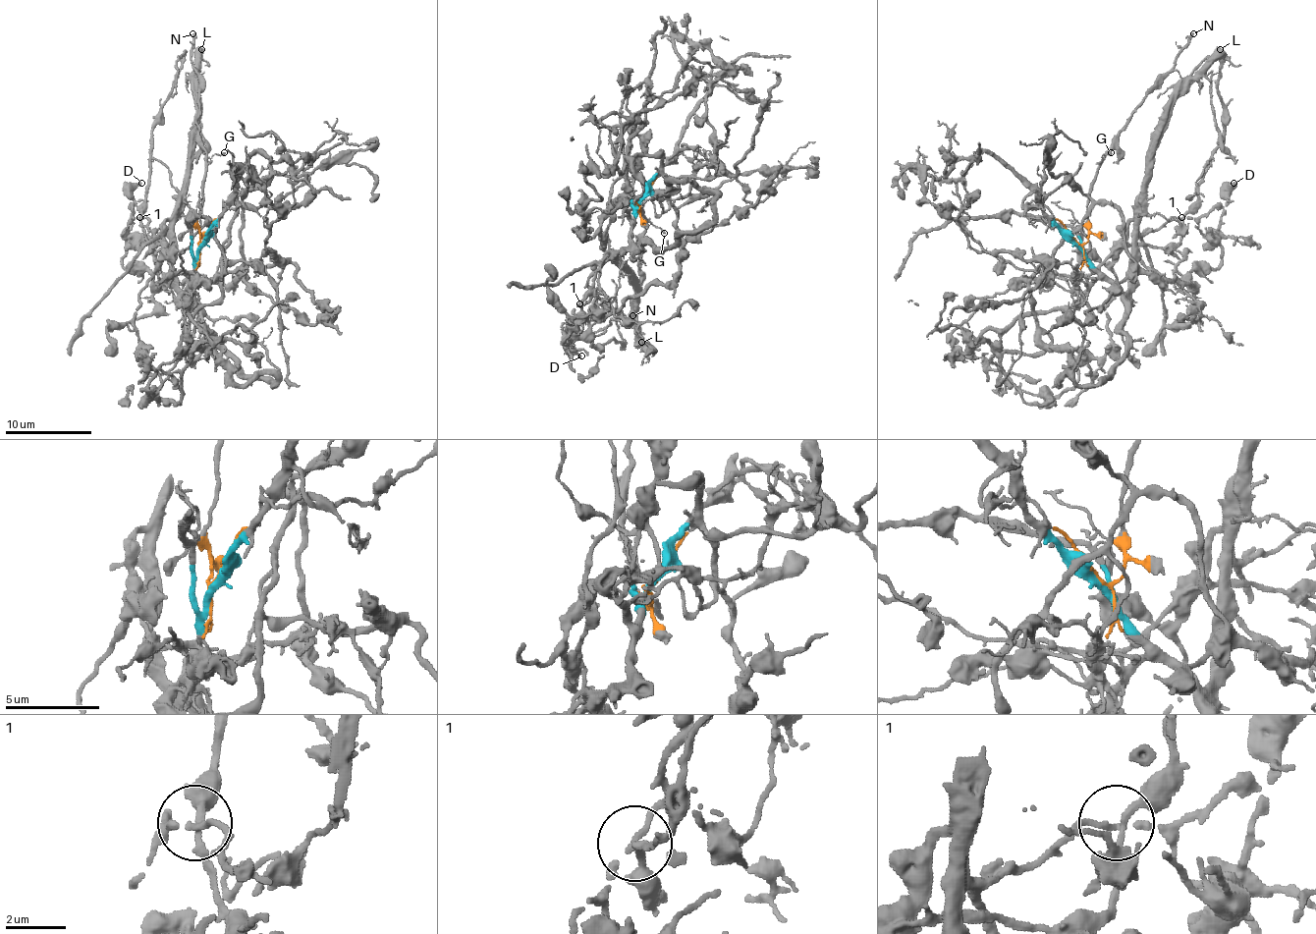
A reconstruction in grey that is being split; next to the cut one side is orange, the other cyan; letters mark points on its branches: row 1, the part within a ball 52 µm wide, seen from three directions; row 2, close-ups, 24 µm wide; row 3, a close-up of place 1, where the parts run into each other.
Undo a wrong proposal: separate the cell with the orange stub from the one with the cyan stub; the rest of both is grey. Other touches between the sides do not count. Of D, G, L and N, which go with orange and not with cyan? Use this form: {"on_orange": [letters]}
{"on_orange": ["G", "N"]}

